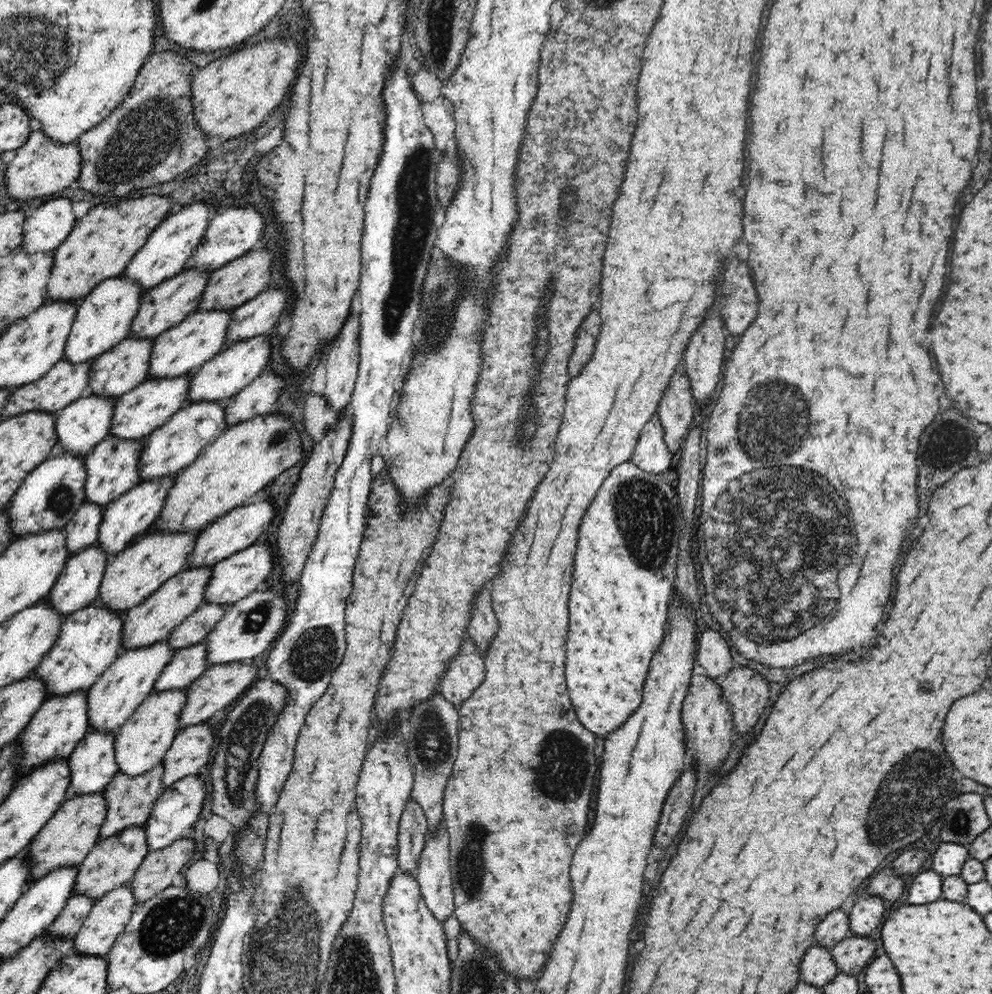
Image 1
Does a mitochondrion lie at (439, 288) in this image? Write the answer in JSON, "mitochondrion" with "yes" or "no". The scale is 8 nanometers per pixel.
{"mitochondrion":"yes"}

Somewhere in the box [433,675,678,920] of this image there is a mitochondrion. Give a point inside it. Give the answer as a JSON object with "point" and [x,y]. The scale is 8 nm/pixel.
{"point":[564,771]}

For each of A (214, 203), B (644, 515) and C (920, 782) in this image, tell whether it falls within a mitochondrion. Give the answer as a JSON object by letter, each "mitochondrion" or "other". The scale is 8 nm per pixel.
{"A":"other","B":"mitochondrion","C":"mitochondrion"}

